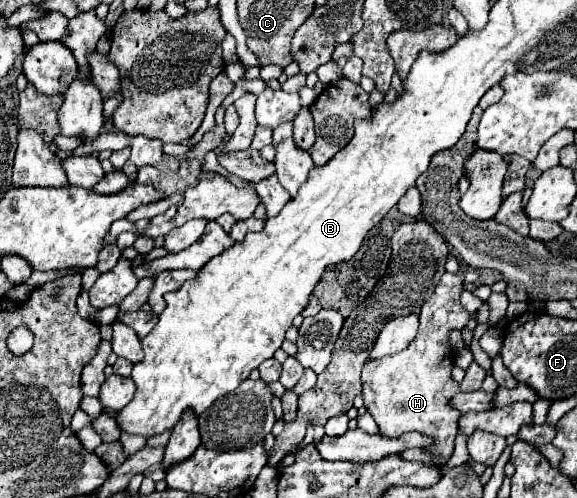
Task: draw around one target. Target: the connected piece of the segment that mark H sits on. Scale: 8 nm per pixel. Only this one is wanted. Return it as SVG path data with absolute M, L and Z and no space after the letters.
M444 273L432 297L422 305L420 329L414 341L396 355L368 361L362 369L364 407L378 423L380 435L394 437L412 431L434 435L434 447L424 447L422 451L444 461L448 461L454 453L454 439L458 431L456 421L460 417L460 413L448 405L448 401L460 391L460 385L450 377L454 351L448 345L448 333L450 329L462 329L470 321L470 313L466 313L458 301L462 283L462 277Z

